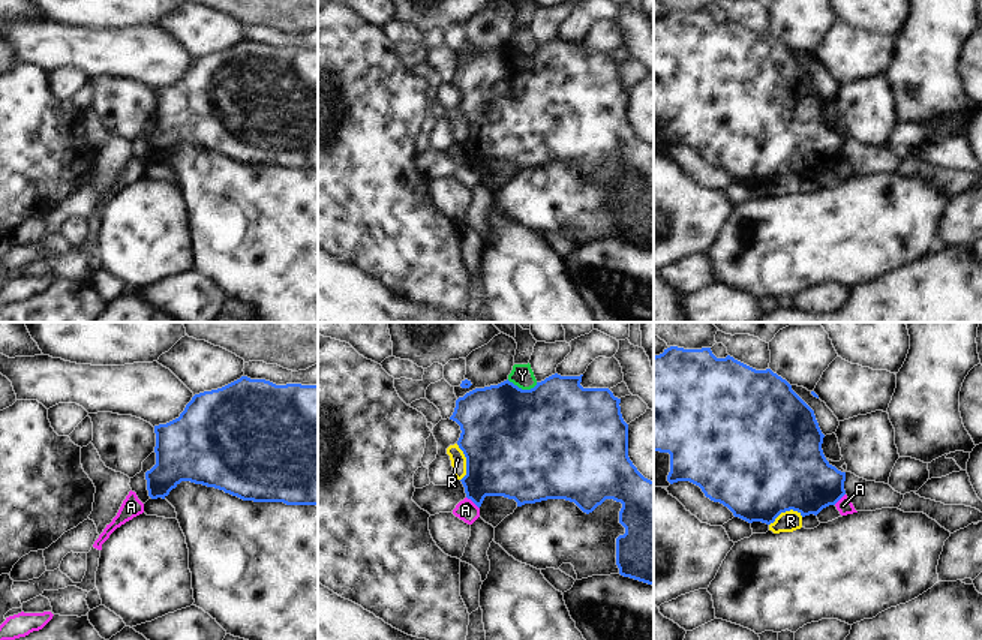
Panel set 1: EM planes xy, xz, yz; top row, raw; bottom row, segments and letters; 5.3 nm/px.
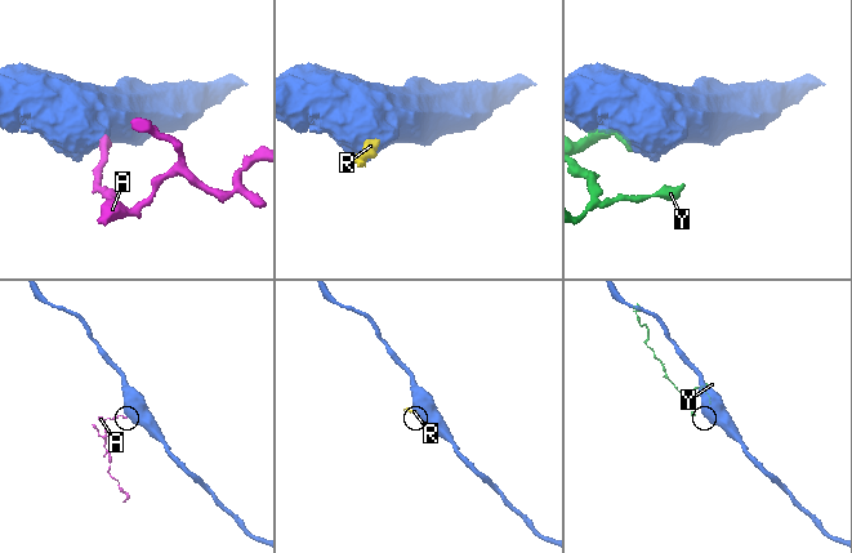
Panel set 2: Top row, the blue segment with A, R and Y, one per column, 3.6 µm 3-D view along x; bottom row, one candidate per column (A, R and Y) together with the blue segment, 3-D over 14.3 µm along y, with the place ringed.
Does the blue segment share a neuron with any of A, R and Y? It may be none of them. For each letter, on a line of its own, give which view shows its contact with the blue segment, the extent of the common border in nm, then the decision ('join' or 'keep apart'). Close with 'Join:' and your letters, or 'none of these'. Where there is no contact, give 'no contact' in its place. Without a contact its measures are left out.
A: meets blue in xz; contact 100 nm long; keep apart
R: meets blue in xz; contact 200 nm long; keep apart
Y: meets blue in xz; contact 170 nm long; keep apart
Join: none of these

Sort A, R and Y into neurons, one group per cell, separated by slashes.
A / R / Y

